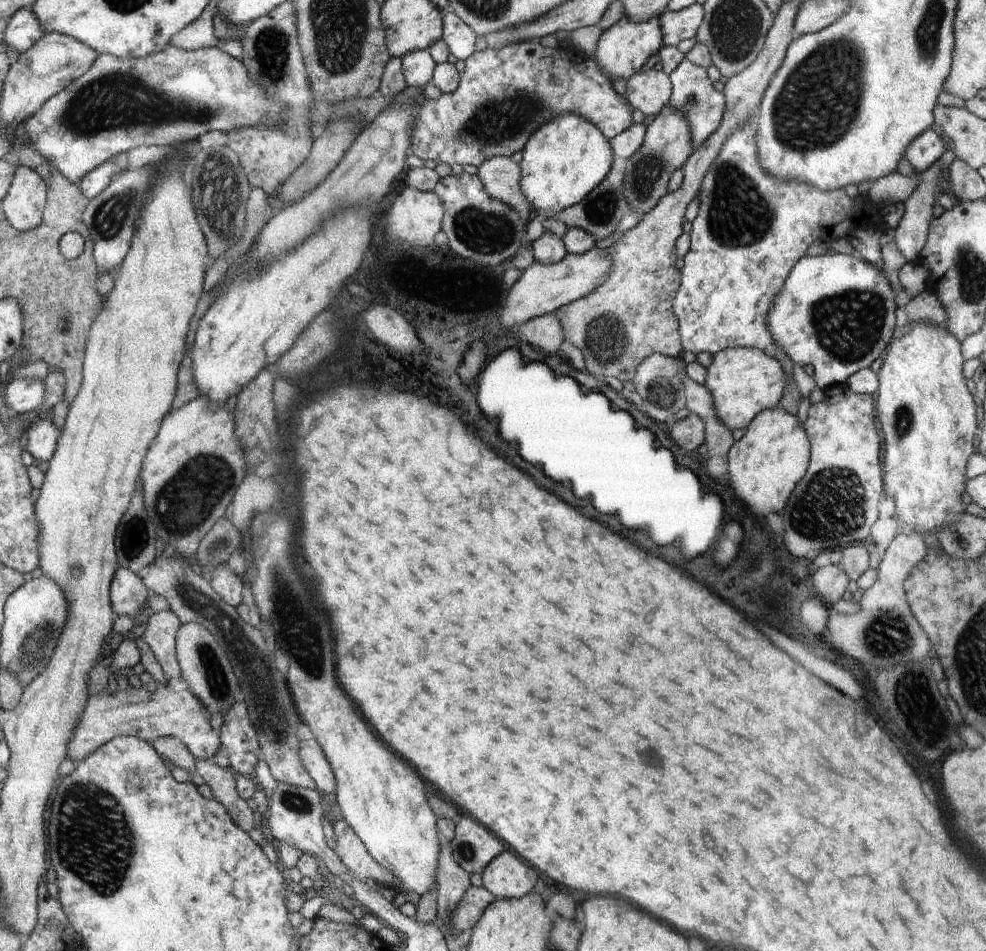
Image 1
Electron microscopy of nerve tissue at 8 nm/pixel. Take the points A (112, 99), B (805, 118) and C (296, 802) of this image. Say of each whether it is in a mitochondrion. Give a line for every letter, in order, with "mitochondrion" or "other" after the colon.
A: mitochondrion
B: mitochondrion
C: mitochondrion

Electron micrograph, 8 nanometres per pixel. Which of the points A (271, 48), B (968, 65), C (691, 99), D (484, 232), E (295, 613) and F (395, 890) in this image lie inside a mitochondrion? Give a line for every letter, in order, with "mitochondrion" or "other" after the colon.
A: mitochondrion
B: other
C: mitochondrion
D: mitochondrion
E: mitochondrion
F: other

